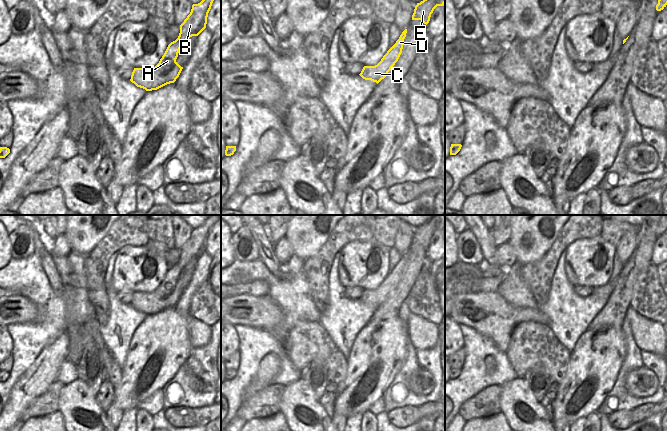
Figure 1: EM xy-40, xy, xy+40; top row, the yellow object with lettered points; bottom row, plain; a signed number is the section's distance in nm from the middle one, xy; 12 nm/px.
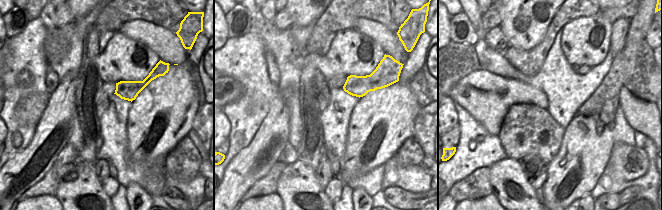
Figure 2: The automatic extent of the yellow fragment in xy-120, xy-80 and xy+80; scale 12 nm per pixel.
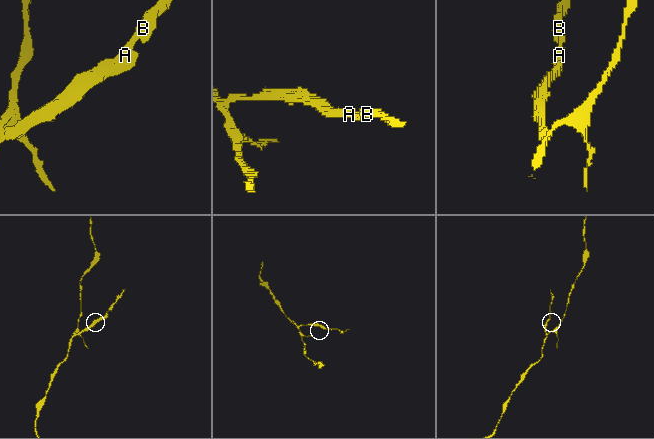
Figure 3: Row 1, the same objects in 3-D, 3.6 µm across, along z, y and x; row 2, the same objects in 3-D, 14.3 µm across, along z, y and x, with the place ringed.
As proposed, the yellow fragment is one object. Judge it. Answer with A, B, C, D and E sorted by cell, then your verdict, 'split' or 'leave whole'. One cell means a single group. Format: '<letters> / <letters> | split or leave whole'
A B / C D E | split

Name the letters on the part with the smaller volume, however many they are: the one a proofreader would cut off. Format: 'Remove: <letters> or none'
Remove: A, B

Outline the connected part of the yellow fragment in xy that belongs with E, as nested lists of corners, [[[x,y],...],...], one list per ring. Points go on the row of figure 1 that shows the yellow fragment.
[[[417,3],[412,20],[421,20],[427,25],[430,21],[431,14],[437,6],[444,6],[444,3]]]

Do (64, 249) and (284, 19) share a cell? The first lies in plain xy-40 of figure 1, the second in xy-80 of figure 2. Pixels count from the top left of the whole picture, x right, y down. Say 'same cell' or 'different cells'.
same cell

